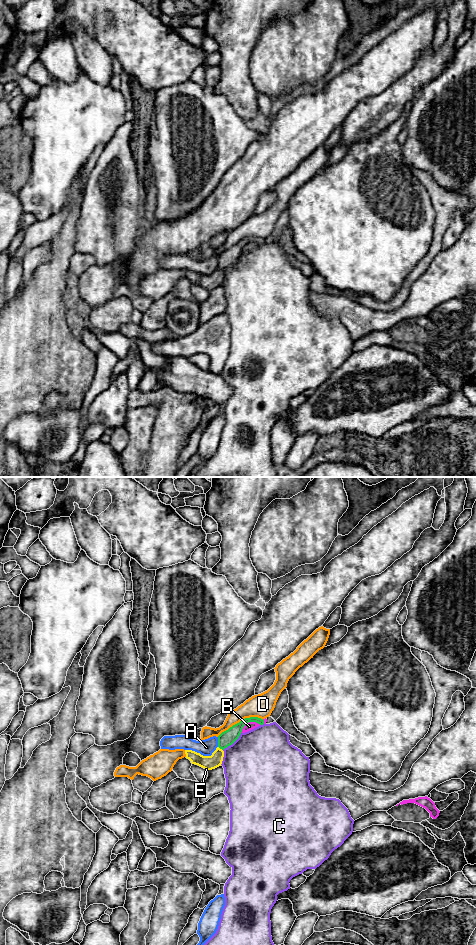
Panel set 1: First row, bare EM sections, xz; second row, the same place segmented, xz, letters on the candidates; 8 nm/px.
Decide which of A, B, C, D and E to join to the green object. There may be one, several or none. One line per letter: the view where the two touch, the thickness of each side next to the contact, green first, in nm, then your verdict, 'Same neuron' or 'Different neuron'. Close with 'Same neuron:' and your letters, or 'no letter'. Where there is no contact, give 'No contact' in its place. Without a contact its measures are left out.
A: Touches green in xz. Thickness 120 nm (green) against 130 nm. Different neuron
B: Touches green in xz. Thickness 120 nm (green) against 70 nm. Different neuron
C: Touches green in xz. Thickness 120 nm (green) against 500 nm. Different neuron
D: Touches green in xz. Thickness 120 nm (green) against 190 nm. Different neuron
E: Touches green in xz. Thickness 120 nm (green) against 110 nm. Different neuron
Same neuron: no letter

